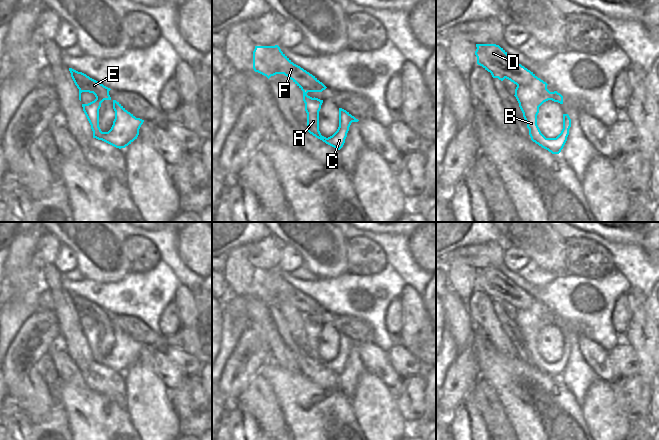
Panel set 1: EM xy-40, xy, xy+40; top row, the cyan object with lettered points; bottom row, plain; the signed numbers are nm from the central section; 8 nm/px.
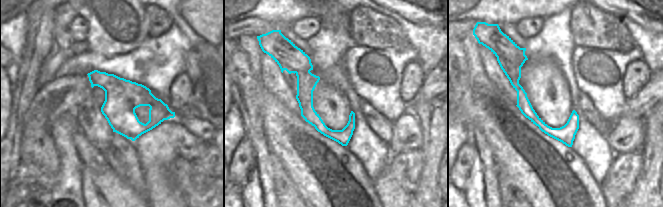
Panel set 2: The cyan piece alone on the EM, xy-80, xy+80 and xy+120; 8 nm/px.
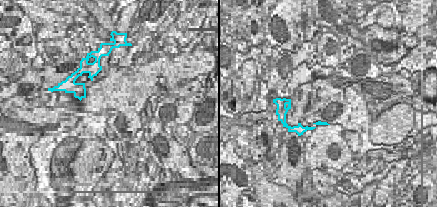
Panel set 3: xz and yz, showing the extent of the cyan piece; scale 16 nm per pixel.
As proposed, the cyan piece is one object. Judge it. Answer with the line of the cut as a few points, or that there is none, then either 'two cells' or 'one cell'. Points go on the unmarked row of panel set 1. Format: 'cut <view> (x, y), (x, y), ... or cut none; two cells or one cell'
cut none; one cell

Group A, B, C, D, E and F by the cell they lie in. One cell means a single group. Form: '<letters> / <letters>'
A B C D E F

